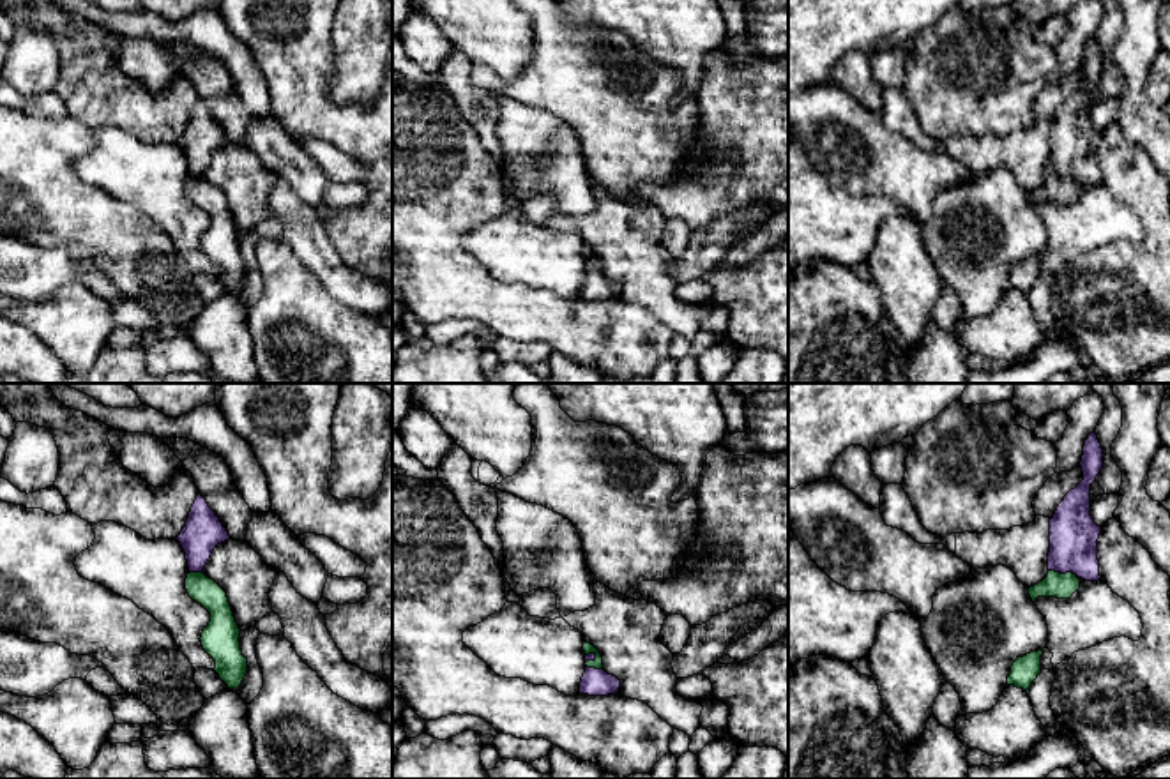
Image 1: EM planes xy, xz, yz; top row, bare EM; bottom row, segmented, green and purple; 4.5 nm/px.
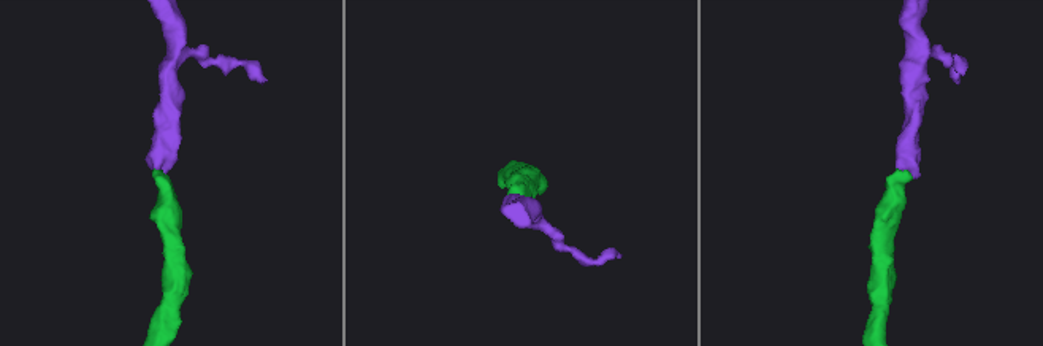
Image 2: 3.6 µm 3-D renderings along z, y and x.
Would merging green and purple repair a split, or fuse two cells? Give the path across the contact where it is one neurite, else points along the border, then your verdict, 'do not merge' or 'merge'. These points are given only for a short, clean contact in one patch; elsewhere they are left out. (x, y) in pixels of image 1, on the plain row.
across yz (1057, 189), (1063, 179), (1073, 140) | merge

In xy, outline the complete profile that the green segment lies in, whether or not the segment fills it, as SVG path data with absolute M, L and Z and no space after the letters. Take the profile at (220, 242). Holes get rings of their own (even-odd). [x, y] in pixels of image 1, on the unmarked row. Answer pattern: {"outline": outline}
{"outline": "M198 97L186 131L177 141L189 171L184 189L189 201L210 217L210 226L203 233L200 246L203 254L216 265L214 276L228 293L237 293L247 277L247 263L242 260L239 246L240 233L226 196L203 178L214 152L228 143L226 132Z"}

